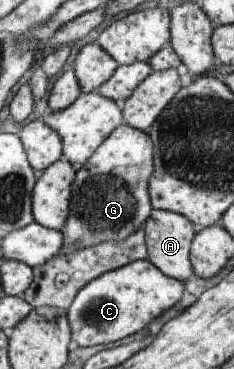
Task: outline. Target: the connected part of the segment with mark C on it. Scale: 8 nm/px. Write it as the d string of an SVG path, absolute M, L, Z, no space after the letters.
M140 260L95 279L77 295L68 310L72 339L80 348L117 343L161 317L181 301L185 285L168 277L150 260Z

